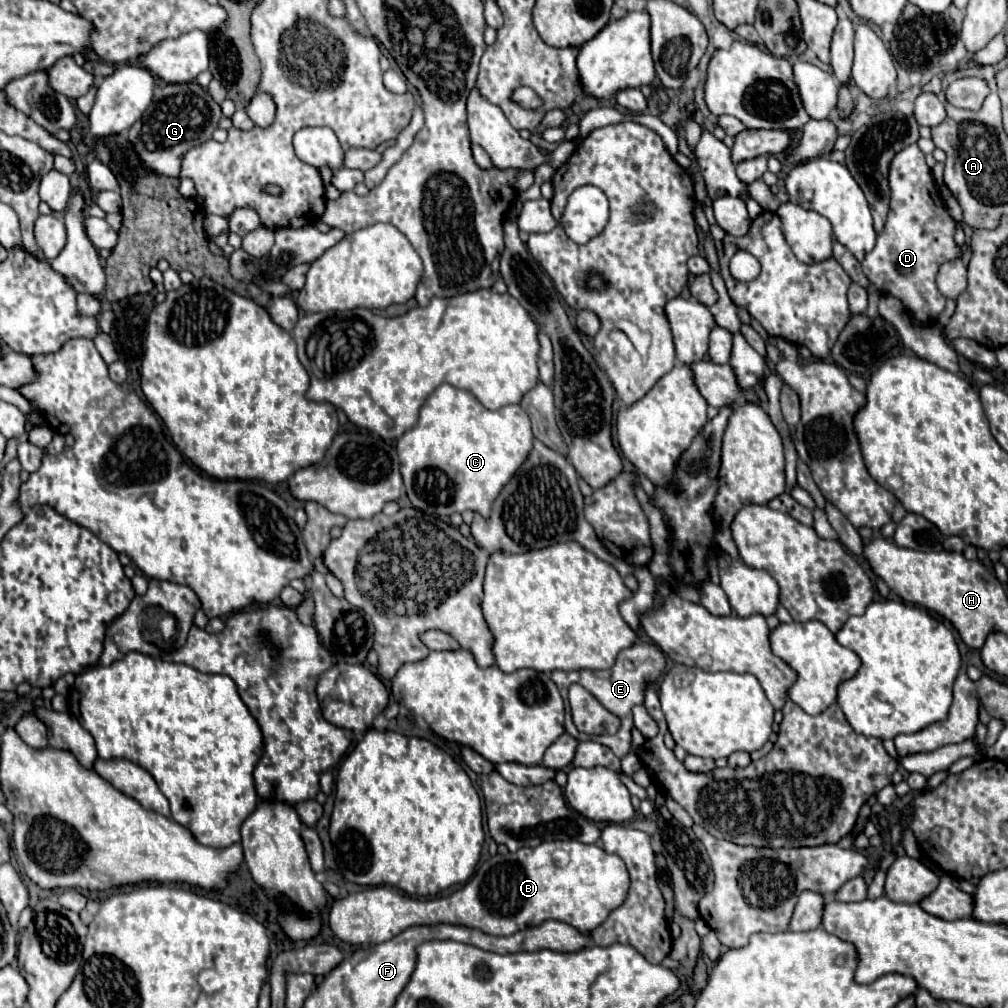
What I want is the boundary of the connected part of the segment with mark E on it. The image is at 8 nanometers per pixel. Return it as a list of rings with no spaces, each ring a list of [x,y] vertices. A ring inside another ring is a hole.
[[[634,644],[634,646],[630,646],[630,648],[626,648],[626,650],[622,650],[622,652],[618,654],[616,664],[614,664],[610,670],[576,670],[576,672],[554,670],[554,672],[552,672],[552,680],[556,682],[556,686],[558,686],[560,694],[564,696],[564,700],[566,700],[566,696],[568,696],[568,686],[574,684],[574,682],[578,682],[578,684],[582,684],[588,692],[592,692],[592,694],[602,702],[604,708],[608,708],[612,714],[616,714],[616,716],[622,720],[622,728],[620,728],[614,736],[590,736],[590,734],[578,732],[576,726],[574,726],[574,722],[570,720],[570,714],[568,714],[568,718],[566,718],[566,732],[572,734],[572,736],[578,738],[578,740],[594,740],[594,742],[600,742],[600,744],[608,746],[618,758],[624,758],[624,756],[630,752],[630,748],[632,748],[632,708],[634,708],[636,704],[644,704],[644,692],[646,692],[648,684],[654,684],[654,682],[664,674],[664,668],[666,668],[666,656],[664,656],[664,652],[662,652],[658,646],[654,646],[654,644]]]

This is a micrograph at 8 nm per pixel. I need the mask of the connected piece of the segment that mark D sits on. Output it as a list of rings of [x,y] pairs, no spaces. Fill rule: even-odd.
[[[910,144],[900,150],[888,170],[890,184],[890,212],[884,230],[878,234],[874,250],[862,262],[862,270],[882,294],[896,296],[914,314],[916,320],[928,324],[944,310],[946,298],[936,288],[936,270],[942,262],[962,256],[954,242],[956,222],[950,218],[936,184],[932,184],[932,172],[924,162],[924,154],[918,144]]]

